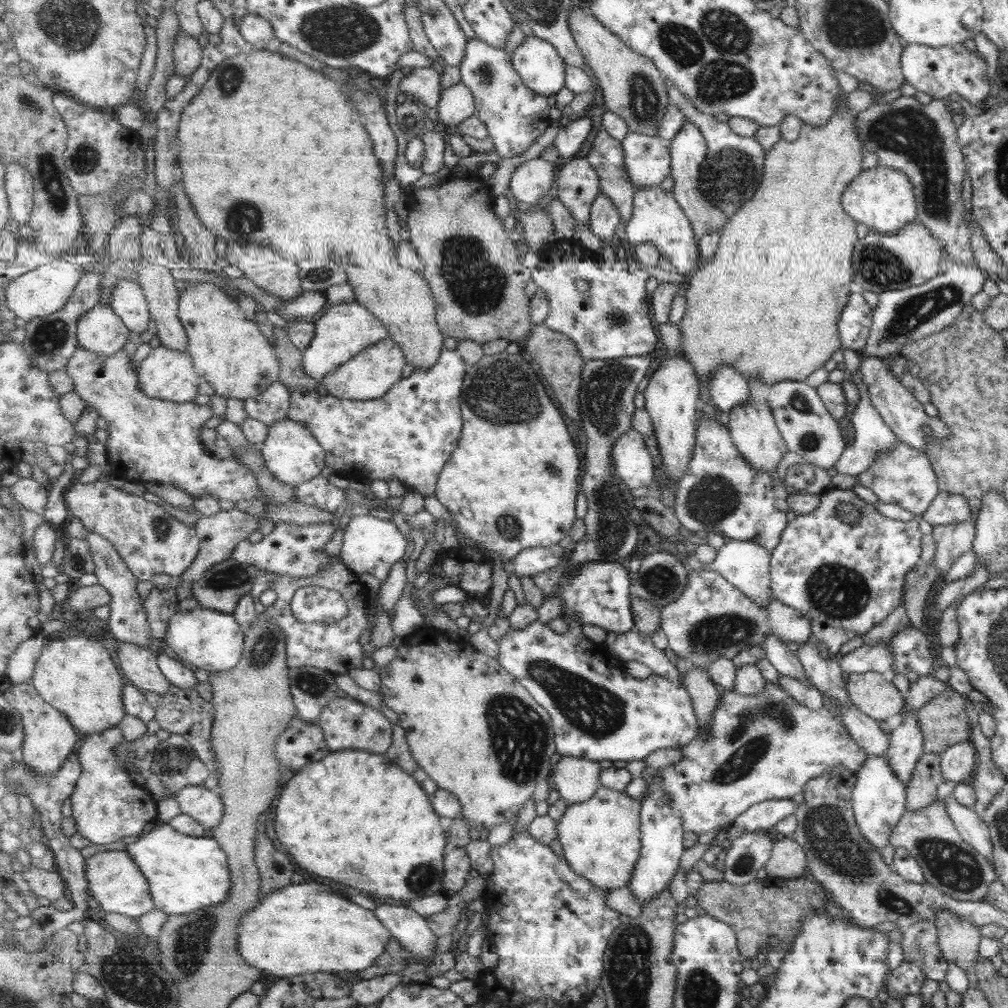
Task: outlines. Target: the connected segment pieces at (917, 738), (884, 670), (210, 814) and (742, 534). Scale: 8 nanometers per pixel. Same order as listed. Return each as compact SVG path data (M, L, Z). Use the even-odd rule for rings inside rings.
M901 710L900 725L890 730L884 759L901 782L911 778L915 763L922 755L922 734L914 717L916 710Z
M888 642L863 643L843 655L838 663L841 670L847 673L875 671L886 678L890 678L893 675L892 654L888 649Z
M188 786L176 794L181 812L195 817L209 831L219 828L225 814L223 797L217 790L208 790L202 786Z
M706 415L700 417L697 431L697 444L689 465L689 472L678 483L674 514L680 521L683 531L687 532L692 540L701 538L708 532L724 534L735 540L752 540L763 545L767 552L773 550L780 542L783 530L787 526L788 492L786 485L777 476L776 471L763 472L754 468L740 453L730 428L721 425L717 419L708 419Z

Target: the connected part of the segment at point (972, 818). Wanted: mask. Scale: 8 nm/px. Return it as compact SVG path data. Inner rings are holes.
M947 795L942 801L944 805L945 812L951 820L952 824L957 830L959 837L970 847L973 847L984 859L988 860L988 863L992 866L994 872L994 864L992 864L992 843L990 836L988 834L988 828L986 824L981 820L981 817L975 814L973 808L967 808L966 806L961 806L952 796Z

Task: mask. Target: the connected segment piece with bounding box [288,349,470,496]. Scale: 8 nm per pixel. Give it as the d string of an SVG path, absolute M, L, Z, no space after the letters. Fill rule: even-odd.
M444 350L435 366L414 368L411 374L393 385L389 392L375 400L342 399L323 395L317 389L297 389L291 392L288 418L312 429L316 439L328 453L326 466L362 483L372 480L399 480L406 492L429 496L436 494L441 471L460 444L464 417L460 403L464 382L470 364L457 350Z

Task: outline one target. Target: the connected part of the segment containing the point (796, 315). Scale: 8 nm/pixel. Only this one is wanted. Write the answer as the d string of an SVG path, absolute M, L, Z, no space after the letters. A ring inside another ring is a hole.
M841 91L841 95L837 97L836 109L829 117L827 123L821 127L801 124L799 135L795 141L791 143L780 139L773 144L773 148L765 150L765 174L759 190L755 196L749 200L736 214L725 223L721 230L721 237L718 243L717 250L714 254L714 259L707 262L701 262L695 272L686 280L686 290L684 294L687 300L687 307L684 317L679 322L683 339L682 350L680 351L689 359L696 369L696 375L699 376L701 384L707 387L710 384L714 372L722 364L730 364L738 368L748 378L751 376L760 376L764 383L773 386L777 381L795 380L803 382L813 370L821 368L827 360L831 359L831 355L841 349L841 343L837 332L836 322L841 314L842 308L848 299L849 282L853 278L853 269L851 268L851 253L853 252L854 244L857 242L855 235L856 223L843 211L840 198L843 189L862 171L861 159L863 158L863 145L855 133L855 115L849 113L849 108L846 102L847 96Z

